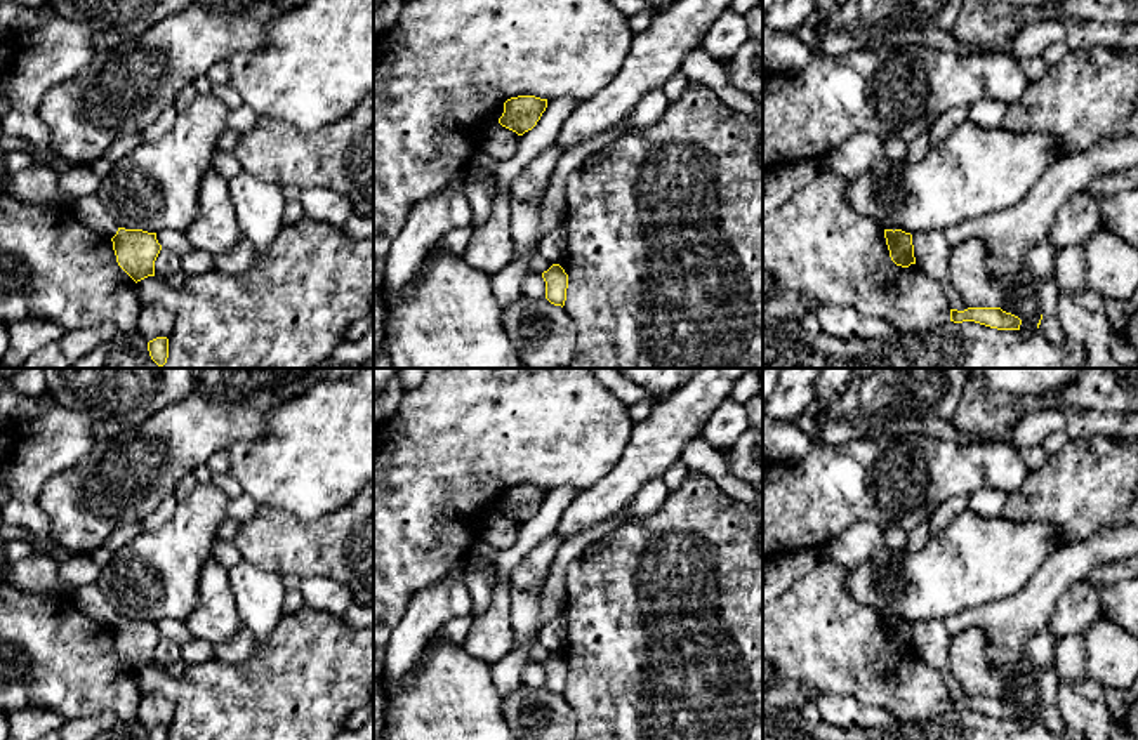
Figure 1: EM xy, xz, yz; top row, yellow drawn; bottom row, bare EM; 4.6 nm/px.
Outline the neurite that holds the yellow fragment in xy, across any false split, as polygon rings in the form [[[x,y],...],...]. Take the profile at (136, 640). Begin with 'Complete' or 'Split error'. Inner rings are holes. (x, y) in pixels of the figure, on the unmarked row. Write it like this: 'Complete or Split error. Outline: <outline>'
Complete. Outline: [[[118,617],[111,631],[118,655],[136,672],[155,665],[155,650],[162,639],[156,622]]]

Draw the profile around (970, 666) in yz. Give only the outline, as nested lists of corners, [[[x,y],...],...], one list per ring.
[[[968,627],[950,639],[950,671],[966,697],[1001,697],[1009,681],[987,658],[987,634]]]

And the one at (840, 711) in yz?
[[[818,695],[817,705],[822,719],[837,728],[893,728],[900,724],[898,717],[879,707],[863,707],[858,700],[844,695]]]

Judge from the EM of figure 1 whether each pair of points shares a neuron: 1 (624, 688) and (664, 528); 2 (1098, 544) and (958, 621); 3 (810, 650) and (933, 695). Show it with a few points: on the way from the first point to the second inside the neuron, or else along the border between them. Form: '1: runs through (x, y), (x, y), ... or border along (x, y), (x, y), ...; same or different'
1: runs through (655, 648), (664, 640), (664, 568); same
2: runs through (1064, 570), (1017, 617), (992, 617); same
3: runs through (841, 652), (871, 681), (893, 697), (902, 695); same

